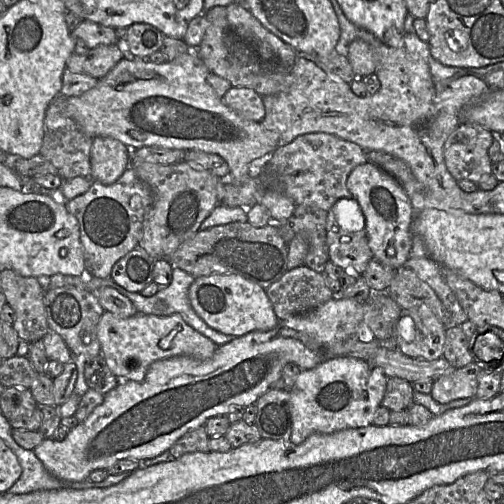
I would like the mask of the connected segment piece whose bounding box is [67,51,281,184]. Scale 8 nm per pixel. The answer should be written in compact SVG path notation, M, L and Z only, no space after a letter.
M189 51L162 64L155 64L143 58L123 58L98 80L95 87L81 96L68 97L67 116L72 117L91 138L114 138L131 150L155 146L217 154L227 162L231 182L242 184L250 177L251 162L271 154L281 144L280 135L276 131L266 129L261 122L247 120L229 108L208 83L209 72L207 66L196 55L196 51Z

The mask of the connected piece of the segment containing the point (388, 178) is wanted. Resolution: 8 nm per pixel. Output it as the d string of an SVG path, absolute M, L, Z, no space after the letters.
M369 161L351 171L346 186L364 217L364 231L373 258L390 270L396 271L403 267L412 249L414 210L402 186L390 174Z

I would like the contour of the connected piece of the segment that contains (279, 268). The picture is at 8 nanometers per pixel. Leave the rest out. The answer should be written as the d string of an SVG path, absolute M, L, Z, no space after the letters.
M233 222L199 230L172 252L167 259L174 267L191 274L194 278L210 275L236 274L267 289L280 279L287 269L287 243L282 238L278 225L270 222L263 227L254 227L248 222Z

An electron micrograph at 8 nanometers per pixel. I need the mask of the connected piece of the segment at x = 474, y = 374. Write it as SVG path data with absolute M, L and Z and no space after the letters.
M476 363L439 377L432 383L431 397L440 404L462 398L475 398L478 378L483 369Z

